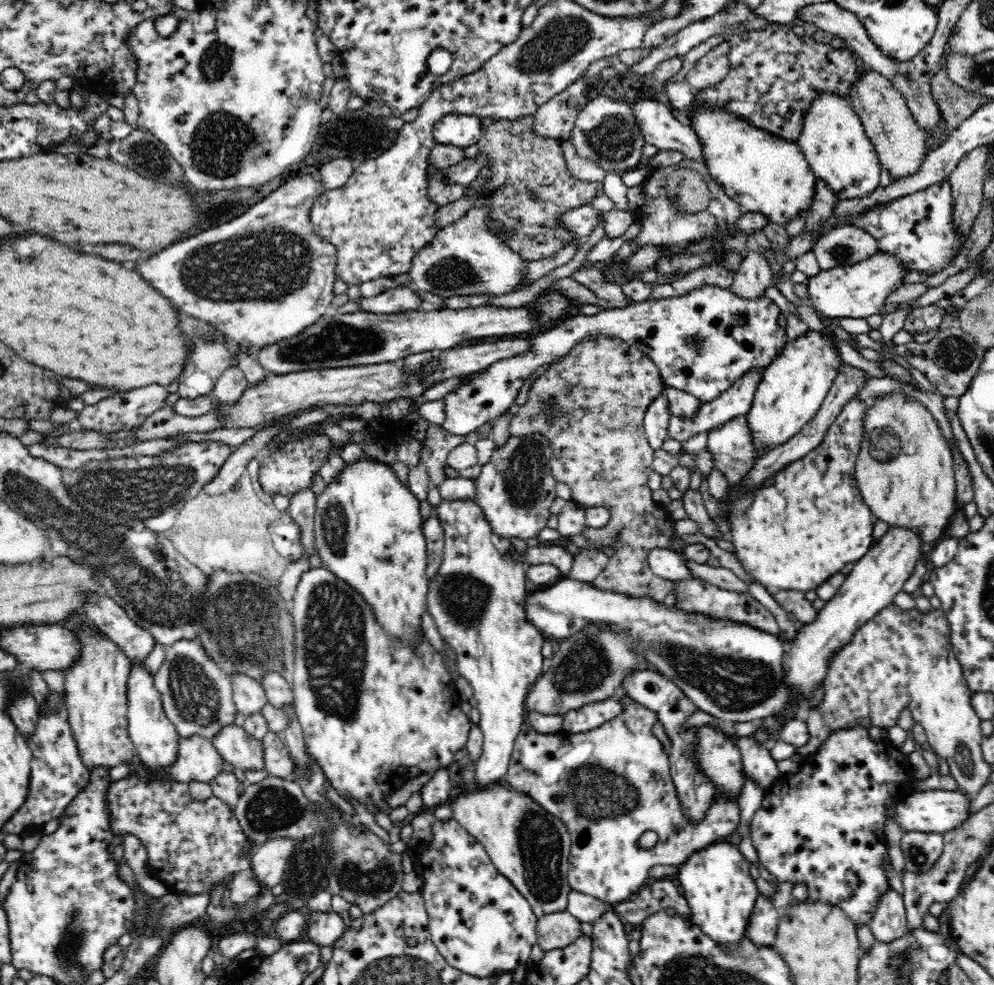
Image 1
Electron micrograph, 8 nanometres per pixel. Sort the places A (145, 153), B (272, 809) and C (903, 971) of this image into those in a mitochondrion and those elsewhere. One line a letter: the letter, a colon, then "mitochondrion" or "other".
A: mitochondrion
B: mitochondrion
C: mitochondrion

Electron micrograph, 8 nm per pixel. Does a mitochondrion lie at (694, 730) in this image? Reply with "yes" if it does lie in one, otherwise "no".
no

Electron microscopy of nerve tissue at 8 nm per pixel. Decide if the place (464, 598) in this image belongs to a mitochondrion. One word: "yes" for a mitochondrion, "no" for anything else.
yes

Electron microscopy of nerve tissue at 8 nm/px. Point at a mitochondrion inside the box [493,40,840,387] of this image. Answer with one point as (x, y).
(613, 139)

